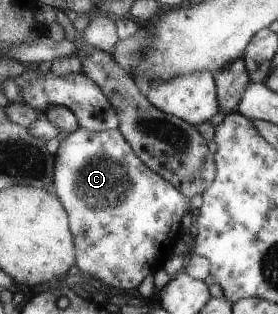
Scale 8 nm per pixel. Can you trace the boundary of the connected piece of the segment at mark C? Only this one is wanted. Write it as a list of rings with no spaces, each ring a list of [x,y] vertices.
[[[79,127],[71,135],[60,138],[60,147],[54,158],[55,168],[53,169],[52,182],[55,186],[55,195],[60,198],[60,201],[65,201],[65,209],[69,209],[69,217],[73,217],[73,233],[77,233],[77,275],[82,278],[88,277],[92,281],[99,279],[103,283],[103,287],[115,287],[115,289],[121,289],[121,291],[136,293],[141,281],[144,281],[145,277],[153,276],[155,271],[159,271],[163,267],[163,263],[170,259],[167,255],[174,255],[173,249],[175,249],[175,243],[177,243],[177,237],[179,237],[179,231],[181,231],[181,219],[187,211],[189,213],[193,211],[191,209],[191,197],[183,195],[169,181],[165,181],[163,175],[157,175],[155,171],[146,167],[135,155],[131,145],[125,141],[125,137],[121,135],[121,131],[118,129],[92,132]]]

